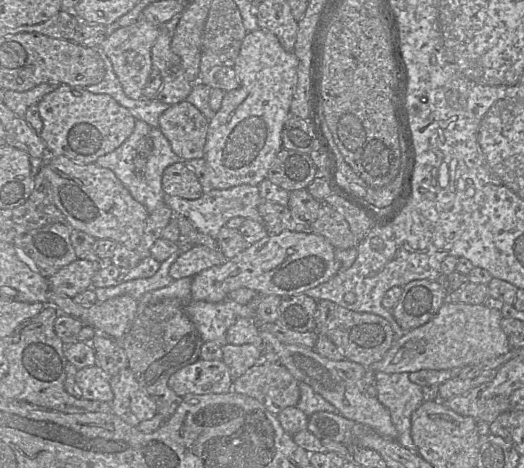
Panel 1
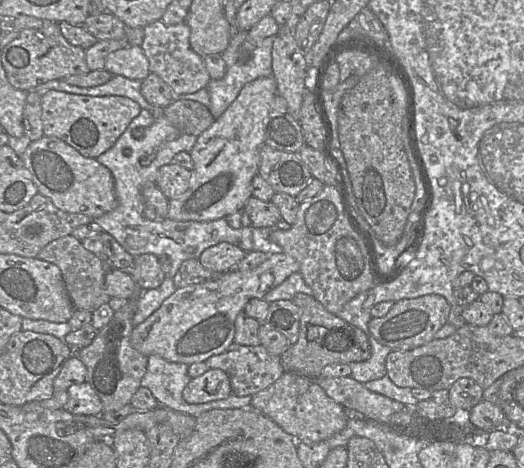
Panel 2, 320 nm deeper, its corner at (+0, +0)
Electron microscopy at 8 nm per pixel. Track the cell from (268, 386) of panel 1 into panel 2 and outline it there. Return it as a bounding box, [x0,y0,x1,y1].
[251,372,349,443]

